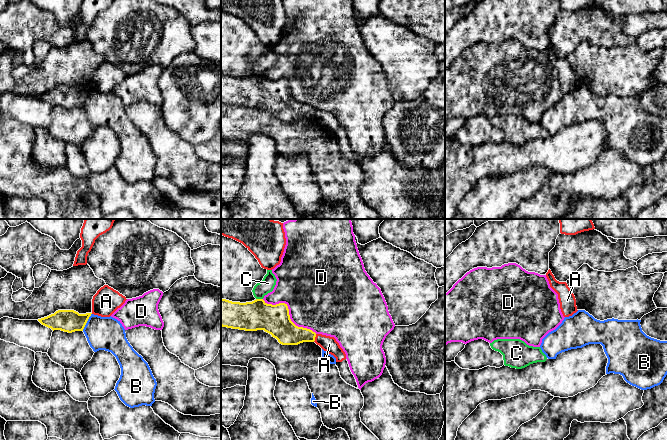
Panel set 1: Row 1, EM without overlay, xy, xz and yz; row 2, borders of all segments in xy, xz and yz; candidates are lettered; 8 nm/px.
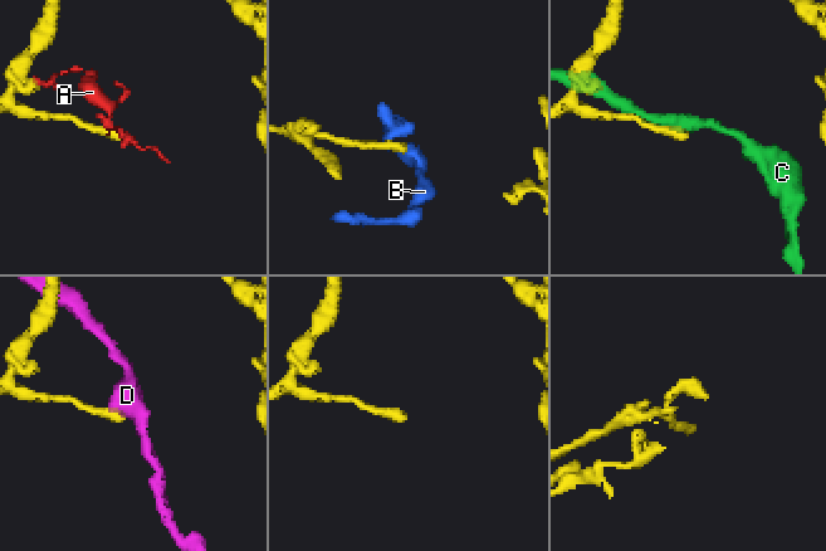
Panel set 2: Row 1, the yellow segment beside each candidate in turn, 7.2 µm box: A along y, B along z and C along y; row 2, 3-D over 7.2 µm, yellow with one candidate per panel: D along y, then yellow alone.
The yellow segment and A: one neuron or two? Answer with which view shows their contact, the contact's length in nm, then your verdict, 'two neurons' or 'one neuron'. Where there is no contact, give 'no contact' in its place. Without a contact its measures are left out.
xz | 70 nm | two neurons

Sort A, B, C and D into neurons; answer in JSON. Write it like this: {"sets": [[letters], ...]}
{"sets": [["A"], ["B"], ["C"], ["D"]]}

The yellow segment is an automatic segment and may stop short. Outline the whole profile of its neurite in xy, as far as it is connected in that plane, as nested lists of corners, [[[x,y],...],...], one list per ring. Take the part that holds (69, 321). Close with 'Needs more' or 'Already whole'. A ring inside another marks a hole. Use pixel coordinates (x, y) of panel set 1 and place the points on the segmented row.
[[[58,310],[54,314],[38,319],[38,321],[53,331],[61,330],[72,333],[75,331],[83,331],[91,314],[79,314],[74,310]]]. Already whole

